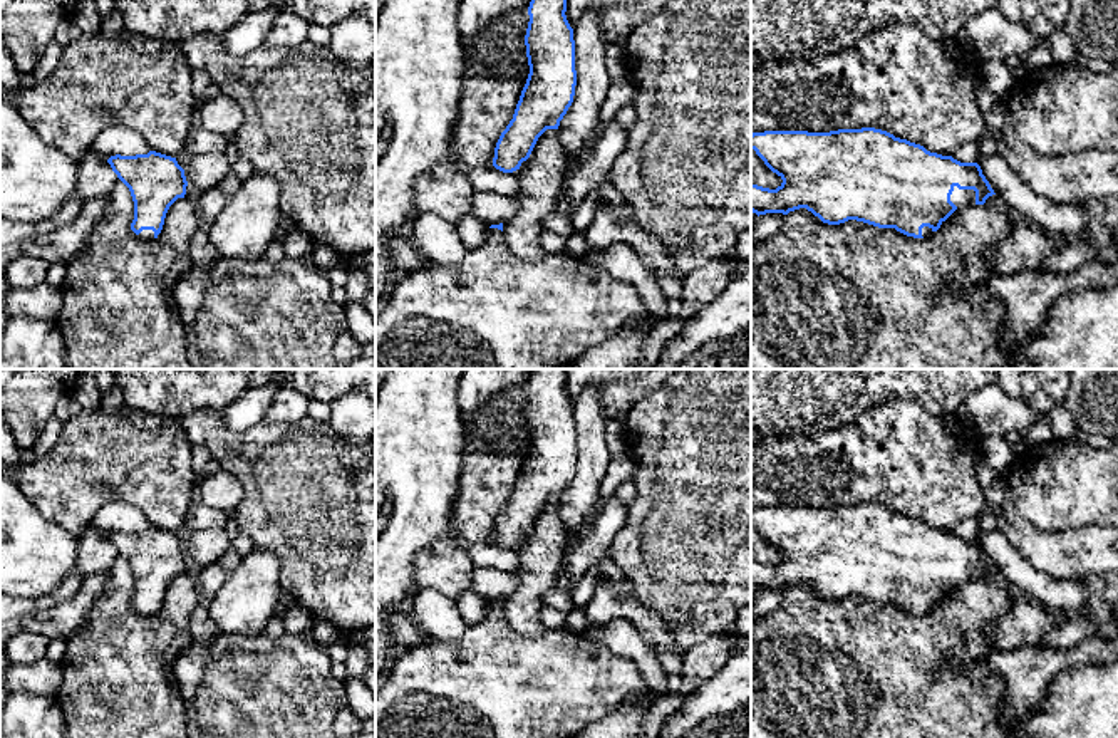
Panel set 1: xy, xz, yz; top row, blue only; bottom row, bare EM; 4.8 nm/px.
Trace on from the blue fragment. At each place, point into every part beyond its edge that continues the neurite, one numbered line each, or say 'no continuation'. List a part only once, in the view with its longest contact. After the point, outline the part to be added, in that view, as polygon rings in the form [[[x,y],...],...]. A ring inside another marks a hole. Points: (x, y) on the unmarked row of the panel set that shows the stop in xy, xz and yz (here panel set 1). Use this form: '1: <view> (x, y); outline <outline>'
1: yz (961, 574); outline [[[954,562],[954,567],[950,570],[950,577],[957,584],[976,580],[976,567],[974,565],[959,565],[957,562]]]

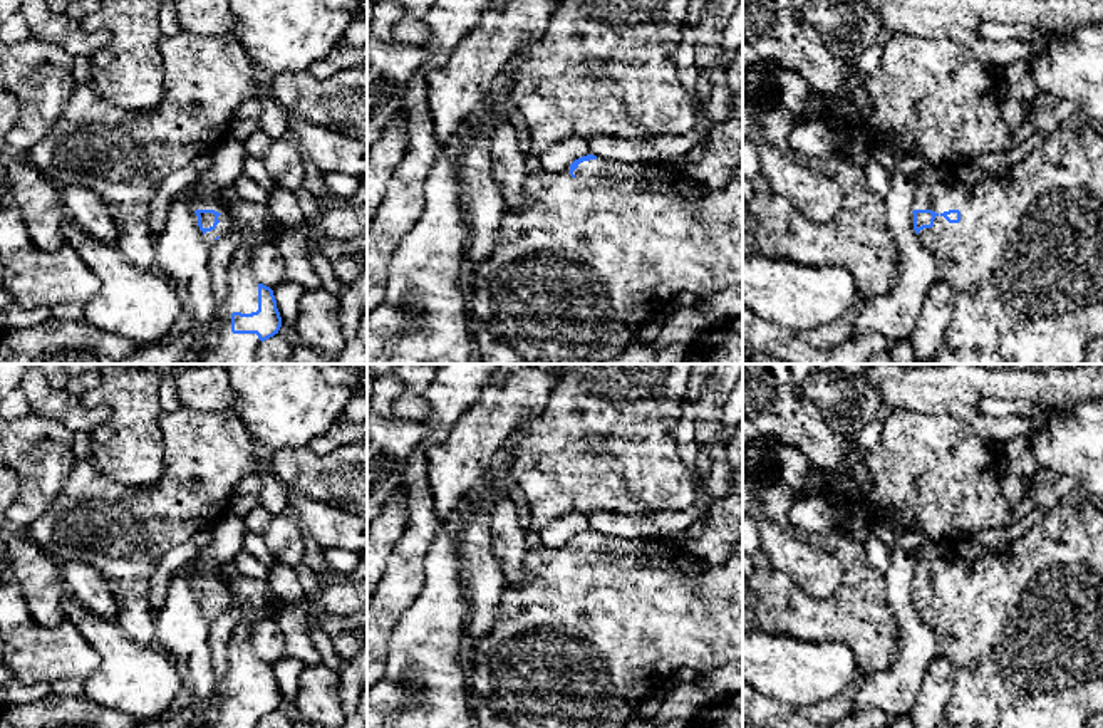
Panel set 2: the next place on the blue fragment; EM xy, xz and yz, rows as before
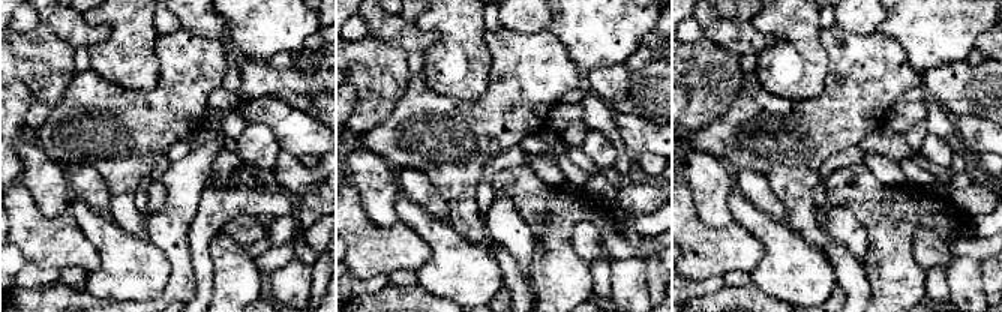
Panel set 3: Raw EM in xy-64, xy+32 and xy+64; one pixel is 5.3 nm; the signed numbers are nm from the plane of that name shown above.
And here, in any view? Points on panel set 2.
1: yz (1025, 639); outline [[[1076,488],[1059,503],[1049,508],[1002,557],[982,557],[966,560],[957,554],[922,559],[914,572],[914,585],[932,585],[937,589],[932,604],[919,607],[937,636],[935,658],[947,659],[954,673],[954,686],[949,703],[935,728],[1085,728],[1086,721],[1103,711],[1103,512],[1091,497]],[[961,587],[959,599],[949,599],[942,589]]]

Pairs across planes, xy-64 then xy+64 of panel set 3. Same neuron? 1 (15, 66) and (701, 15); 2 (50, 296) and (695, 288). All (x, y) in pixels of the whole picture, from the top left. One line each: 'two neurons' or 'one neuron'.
1: two neurons
2: two neurons

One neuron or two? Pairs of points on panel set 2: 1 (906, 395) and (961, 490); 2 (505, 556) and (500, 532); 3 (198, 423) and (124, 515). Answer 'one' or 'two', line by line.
1: two
2: one
3: one

